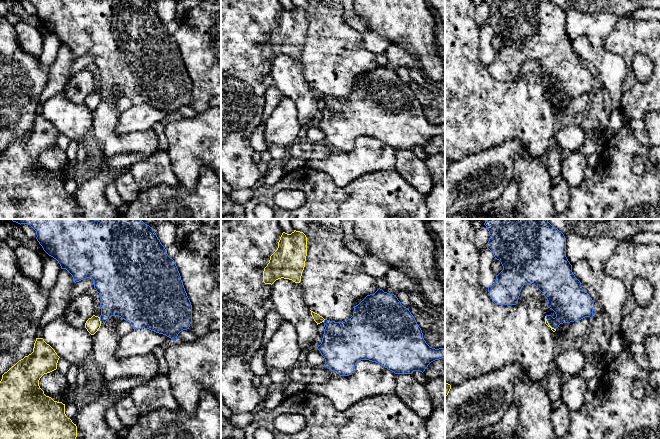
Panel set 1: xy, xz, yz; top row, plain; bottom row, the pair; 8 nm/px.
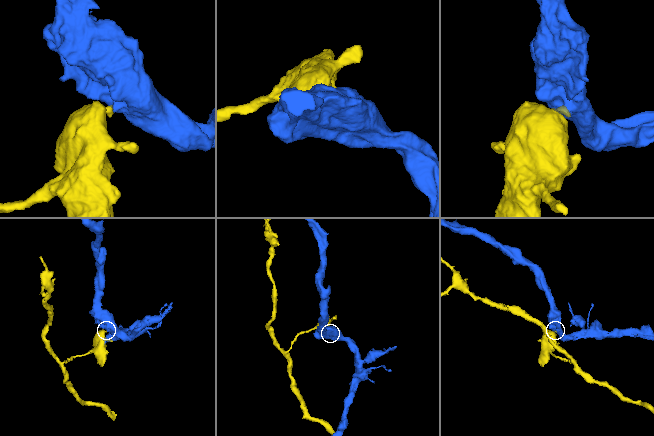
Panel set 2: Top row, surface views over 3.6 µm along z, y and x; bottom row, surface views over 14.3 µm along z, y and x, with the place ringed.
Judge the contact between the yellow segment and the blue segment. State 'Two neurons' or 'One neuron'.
Two neurons

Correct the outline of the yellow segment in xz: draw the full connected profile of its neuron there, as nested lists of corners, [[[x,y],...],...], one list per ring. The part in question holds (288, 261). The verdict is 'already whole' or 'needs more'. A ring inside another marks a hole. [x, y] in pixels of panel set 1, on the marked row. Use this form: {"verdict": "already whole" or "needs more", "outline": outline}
{"verdict": "already whole", "outline": [[[294,230],[291,234],[282,233],[277,250],[270,256],[263,271],[263,282],[273,284],[284,278],[300,283],[307,256],[307,237]]]}

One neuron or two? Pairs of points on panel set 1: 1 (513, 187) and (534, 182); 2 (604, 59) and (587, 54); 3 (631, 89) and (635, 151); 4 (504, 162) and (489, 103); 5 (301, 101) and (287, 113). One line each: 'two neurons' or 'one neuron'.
1: two neurons
2: one neuron
3: two neurons
4: two neurons
5: two neurons

